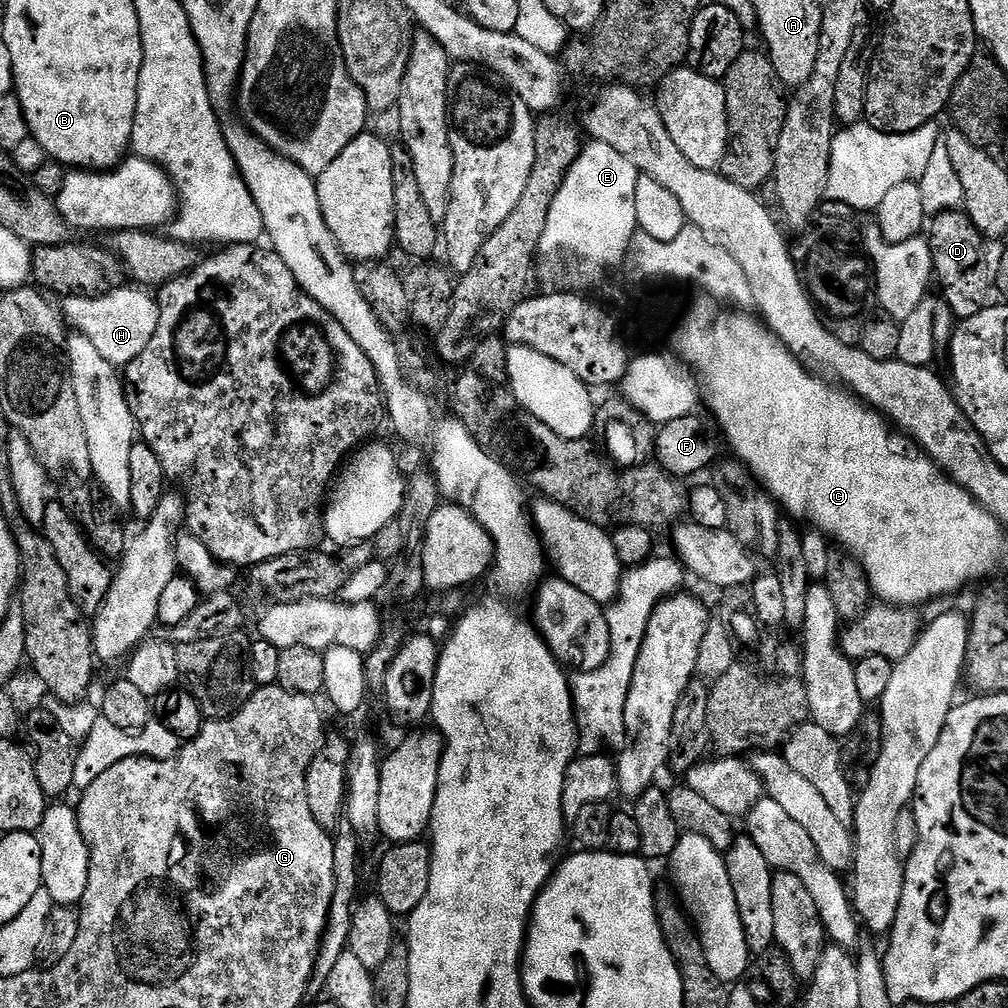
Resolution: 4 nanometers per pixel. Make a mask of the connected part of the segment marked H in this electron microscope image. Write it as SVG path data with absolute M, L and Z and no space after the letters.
M131 287L115 288L105 296L66 296L62 300L63 319L69 325L72 323L79 335L90 338L106 362L117 366L126 366L138 358L142 350L146 350L150 338L154 338L154 330L158 330L160 306L157 297L143 287Z

